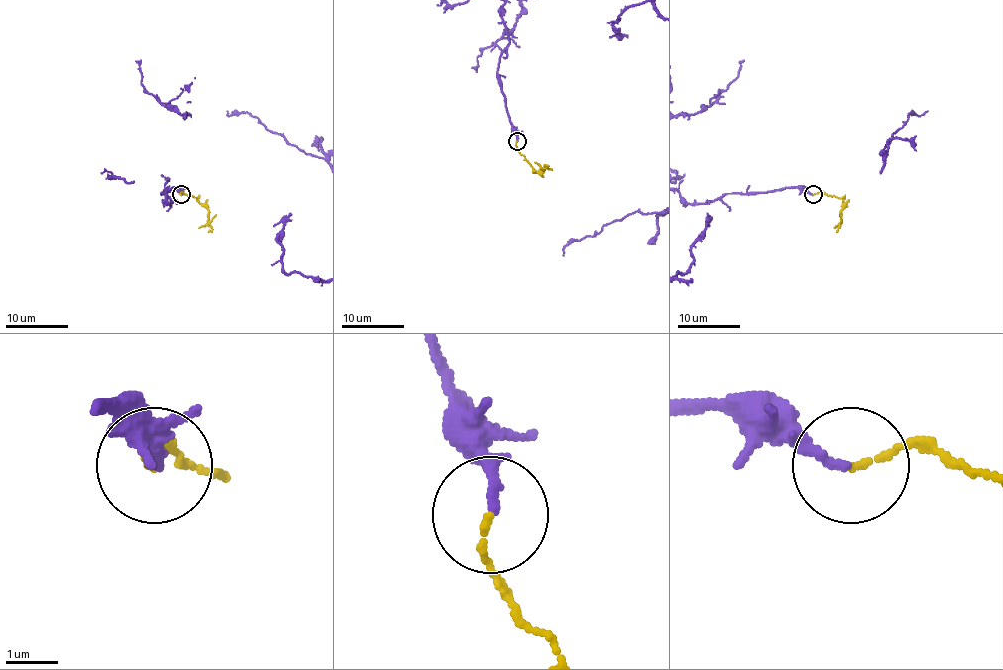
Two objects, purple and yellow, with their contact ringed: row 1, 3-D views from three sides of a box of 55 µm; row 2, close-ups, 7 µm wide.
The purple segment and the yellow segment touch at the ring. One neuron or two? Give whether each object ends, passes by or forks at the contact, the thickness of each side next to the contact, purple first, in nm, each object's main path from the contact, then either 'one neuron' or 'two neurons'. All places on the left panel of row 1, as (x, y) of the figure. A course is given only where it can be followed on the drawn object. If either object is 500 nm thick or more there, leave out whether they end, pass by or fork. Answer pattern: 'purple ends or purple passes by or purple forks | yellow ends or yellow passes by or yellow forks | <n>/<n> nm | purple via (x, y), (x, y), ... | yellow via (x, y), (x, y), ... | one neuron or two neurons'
purple ends | yellow ends | 170/100 nm | yellow via (180, 194), (199, 200), (208, 211), (208, 220), (199, 228) | one neuron

